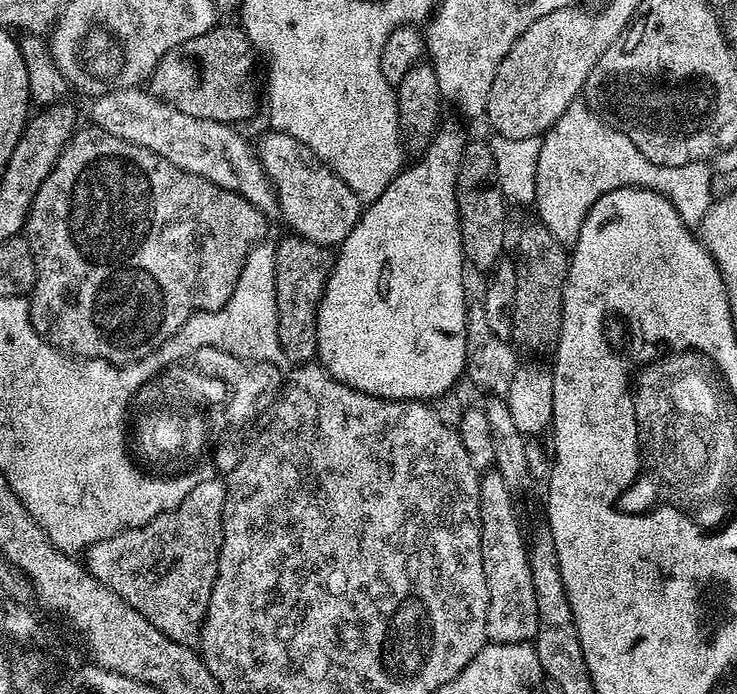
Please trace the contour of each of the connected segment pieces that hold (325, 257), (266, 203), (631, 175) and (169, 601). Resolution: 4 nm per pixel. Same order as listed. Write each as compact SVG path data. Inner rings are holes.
M288 234L281 243L275 245L277 252L277 308L278 328L284 355L292 362L312 362L317 359L319 346L319 310L332 273L334 252L329 245L307 240L304 236Z
M147 87L116 88L98 97L92 108L91 123L118 138L126 138L128 142L154 150L190 174L198 174L231 192L245 196L266 214L277 211L276 190L260 161L259 151L253 145L251 148L247 138L235 132L237 129L233 125L191 116L155 96Z
M580 107L568 108L556 125L544 133L542 152L537 164L534 208L540 215L537 216L539 223L548 228L550 234L554 234L554 238L558 238L558 242L565 246L575 245L588 212L607 192L613 192L619 188L655 189L657 187L658 165L650 162L634 141L624 131L609 123L603 115L595 116L590 109Z
M223 479L202 482L177 508L158 514L148 524L91 544L86 550L86 567L166 638L196 648L218 574L229 503L230 493Z

